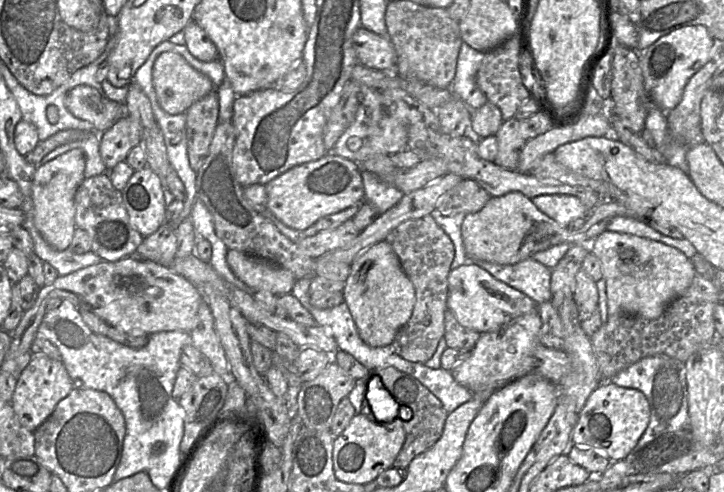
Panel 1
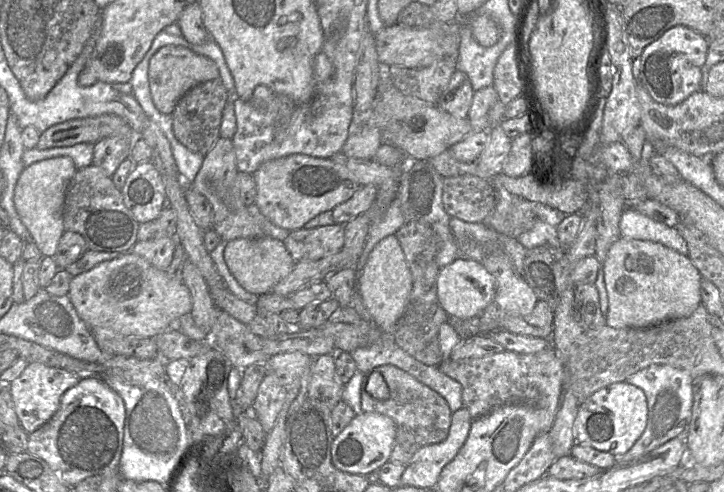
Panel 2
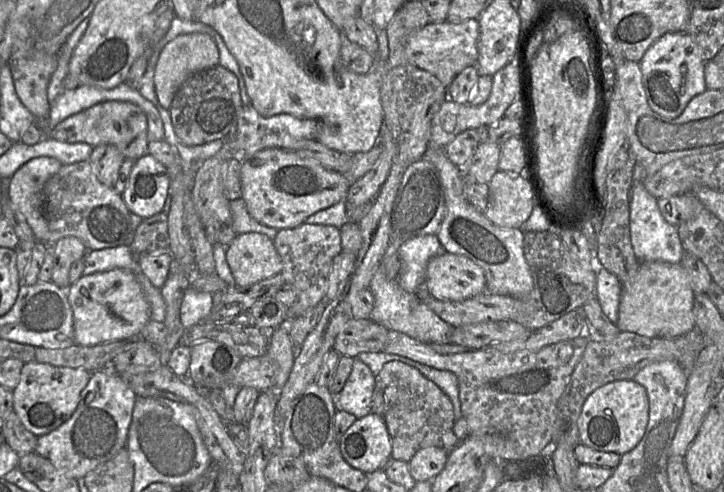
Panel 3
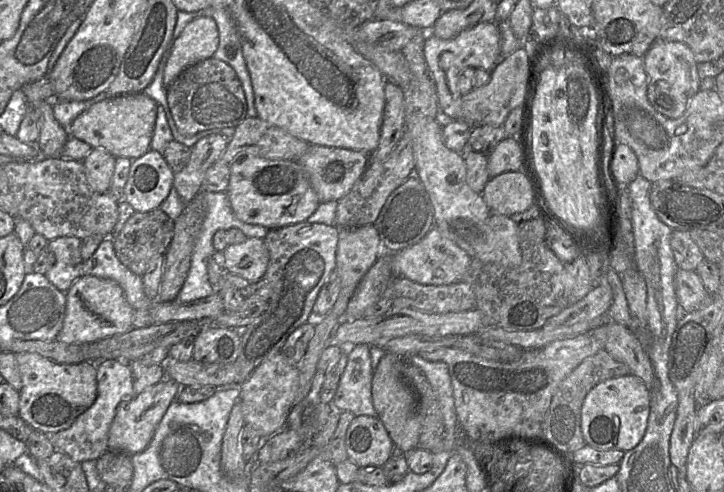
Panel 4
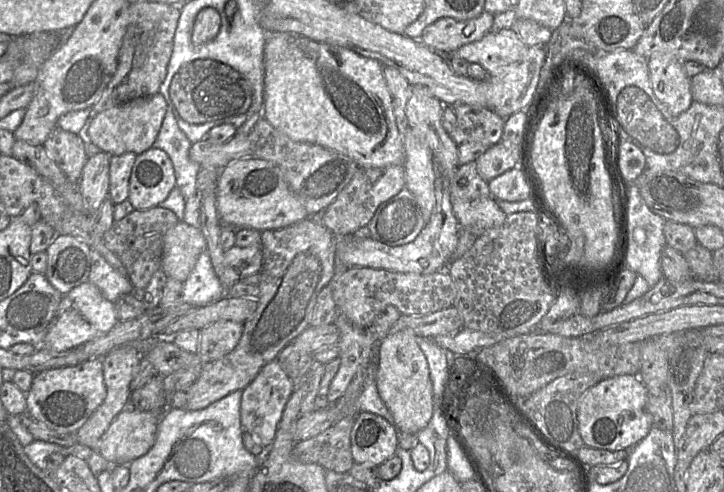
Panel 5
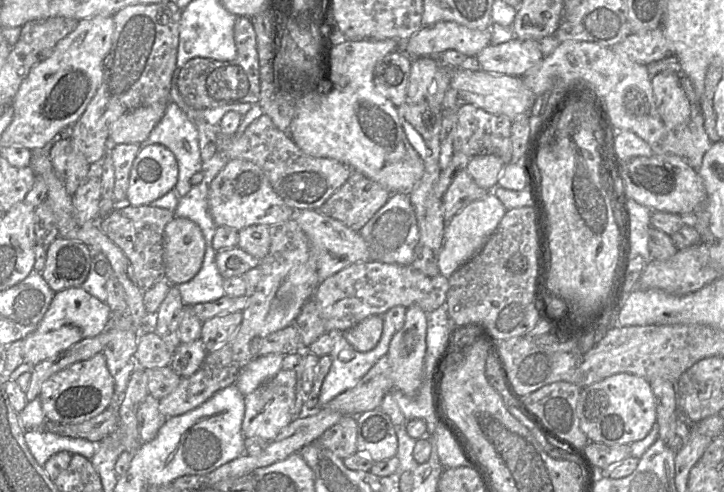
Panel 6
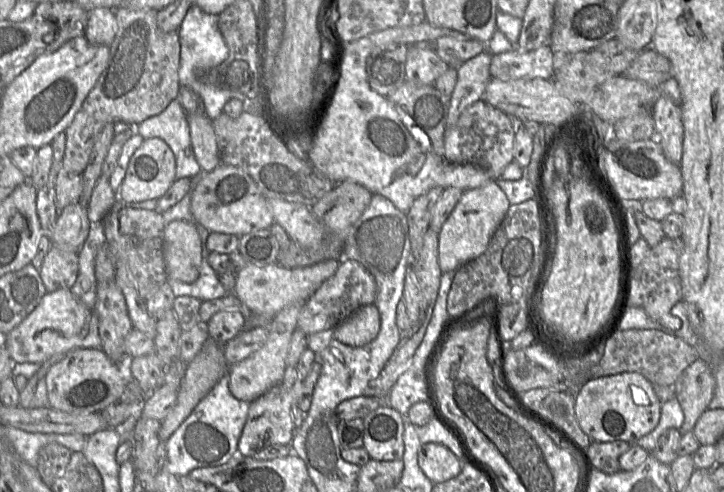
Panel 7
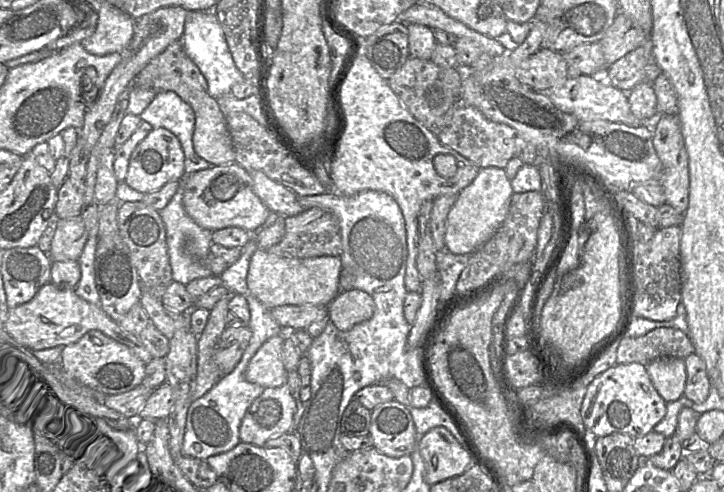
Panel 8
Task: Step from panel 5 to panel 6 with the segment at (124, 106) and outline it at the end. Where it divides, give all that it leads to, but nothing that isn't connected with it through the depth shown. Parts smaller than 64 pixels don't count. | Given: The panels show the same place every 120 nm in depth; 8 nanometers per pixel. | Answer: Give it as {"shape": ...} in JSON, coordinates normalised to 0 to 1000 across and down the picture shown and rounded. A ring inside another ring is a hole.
{"shape":[[[218,207],[184,222],[159,244],[151,258],[155,293],[198,295],[225,238],[232,207]]]}

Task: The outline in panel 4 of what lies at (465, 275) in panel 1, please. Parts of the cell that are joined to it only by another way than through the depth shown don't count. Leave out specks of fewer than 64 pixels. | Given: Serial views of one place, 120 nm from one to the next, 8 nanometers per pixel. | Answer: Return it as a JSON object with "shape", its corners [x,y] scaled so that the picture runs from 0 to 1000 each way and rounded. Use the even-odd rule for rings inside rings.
{"shape":[[[598,459],[576,494],[540,520],[541,563],[559,563],[584,579],[617,579],[640,569],[651,535],[651,522],[624,488]]]}

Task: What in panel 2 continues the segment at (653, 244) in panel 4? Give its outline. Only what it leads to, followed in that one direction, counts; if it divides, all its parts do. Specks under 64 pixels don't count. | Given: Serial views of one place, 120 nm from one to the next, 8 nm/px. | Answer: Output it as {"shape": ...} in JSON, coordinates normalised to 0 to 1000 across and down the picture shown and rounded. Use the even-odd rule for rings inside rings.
{"shape":[[[862,425],[855,465],[859,482],[907,492],[945,520],[950,518],[948,492],[932,461],[924,461],[874,425]]]}

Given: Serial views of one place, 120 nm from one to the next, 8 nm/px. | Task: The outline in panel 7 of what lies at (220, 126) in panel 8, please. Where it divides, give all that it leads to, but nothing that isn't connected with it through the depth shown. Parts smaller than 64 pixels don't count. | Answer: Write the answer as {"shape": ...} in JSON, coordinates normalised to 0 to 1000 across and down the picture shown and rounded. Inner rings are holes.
{"shape":[[[260,232],[264,291],[280,350],[290,350],[305,333],[294,244],[283,232]]]}

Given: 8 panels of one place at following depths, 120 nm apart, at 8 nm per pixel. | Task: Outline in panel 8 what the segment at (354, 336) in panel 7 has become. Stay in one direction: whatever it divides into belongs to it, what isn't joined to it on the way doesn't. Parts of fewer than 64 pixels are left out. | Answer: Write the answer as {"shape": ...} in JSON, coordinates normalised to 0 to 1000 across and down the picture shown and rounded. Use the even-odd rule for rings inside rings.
{"shape":[[[470,591],[453,620],[453,650],[468,671],[481,673],[510,650],[518,632],[514,604],[504,591]]]}

